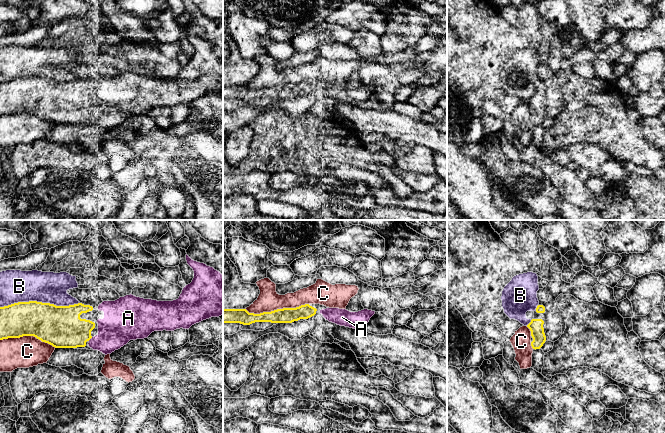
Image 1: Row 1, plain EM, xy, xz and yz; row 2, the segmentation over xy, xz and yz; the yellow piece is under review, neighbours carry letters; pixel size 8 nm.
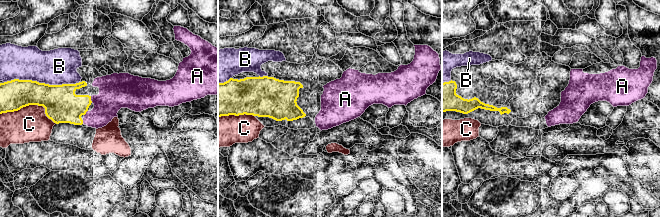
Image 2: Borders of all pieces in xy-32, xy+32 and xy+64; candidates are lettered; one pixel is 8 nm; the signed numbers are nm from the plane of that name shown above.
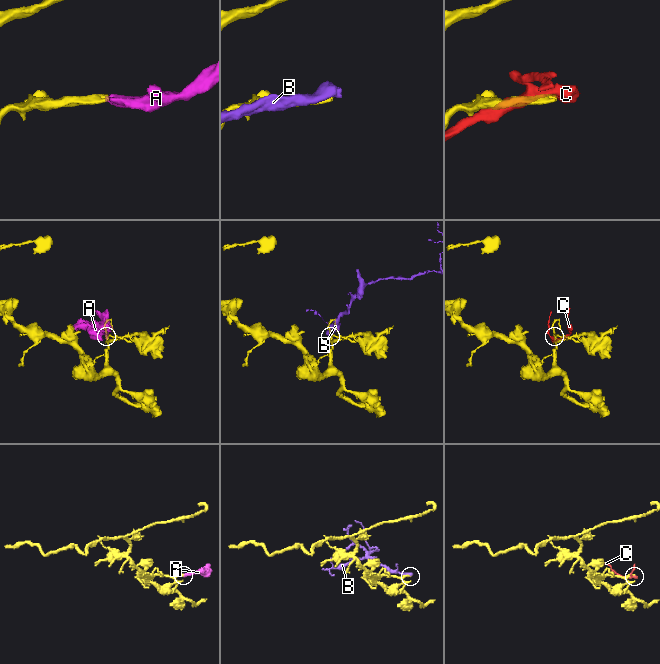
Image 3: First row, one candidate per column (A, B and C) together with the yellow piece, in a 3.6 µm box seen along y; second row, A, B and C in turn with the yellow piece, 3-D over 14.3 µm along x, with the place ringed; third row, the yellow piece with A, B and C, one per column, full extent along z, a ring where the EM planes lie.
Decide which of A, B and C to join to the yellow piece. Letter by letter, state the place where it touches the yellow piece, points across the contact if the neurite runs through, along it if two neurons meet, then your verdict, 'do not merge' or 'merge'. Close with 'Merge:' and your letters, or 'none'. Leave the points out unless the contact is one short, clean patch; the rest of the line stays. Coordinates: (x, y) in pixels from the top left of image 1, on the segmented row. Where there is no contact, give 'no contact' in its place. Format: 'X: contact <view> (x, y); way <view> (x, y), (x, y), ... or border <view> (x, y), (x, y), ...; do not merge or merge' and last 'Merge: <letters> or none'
A: contact xy (90, 338); merge
B: contact xy (39, 302); do not merge
C: contact xz (277, 309); do not merge
Merge: A

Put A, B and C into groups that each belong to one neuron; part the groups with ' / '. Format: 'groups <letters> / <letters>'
groups A / B / C

